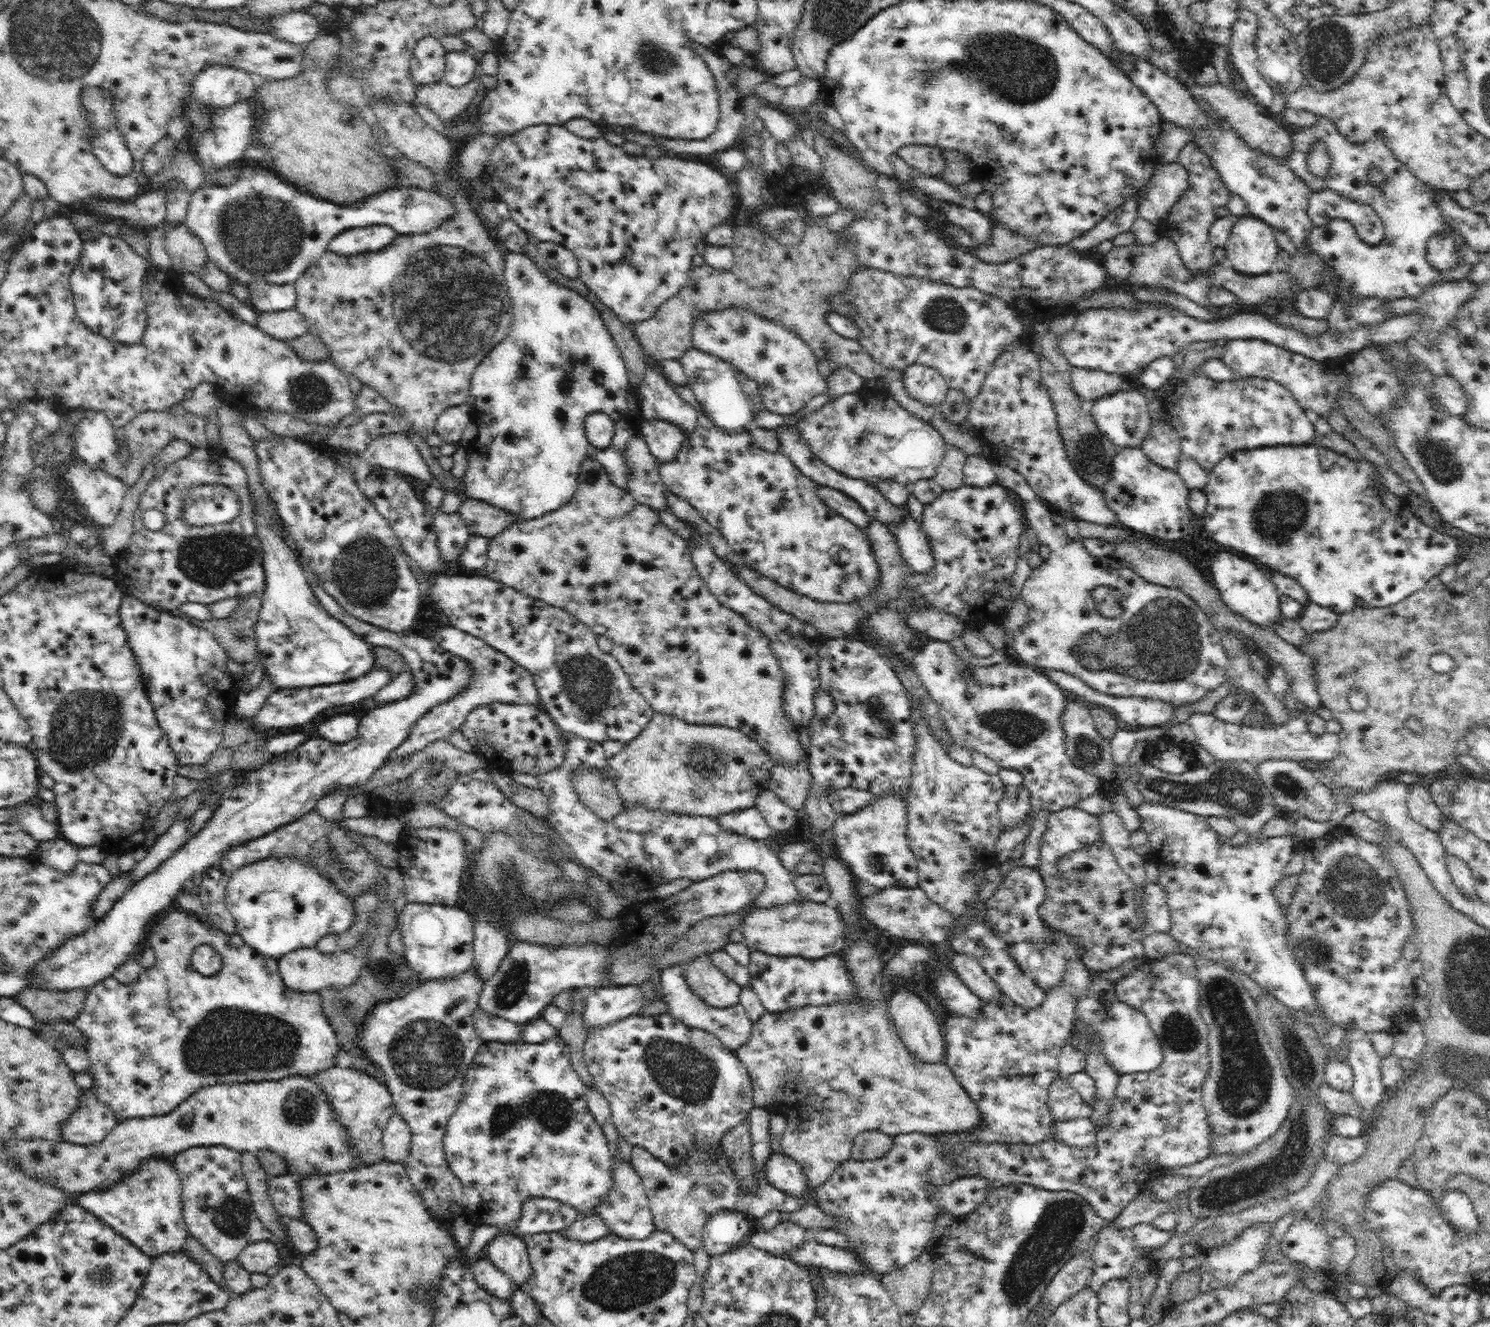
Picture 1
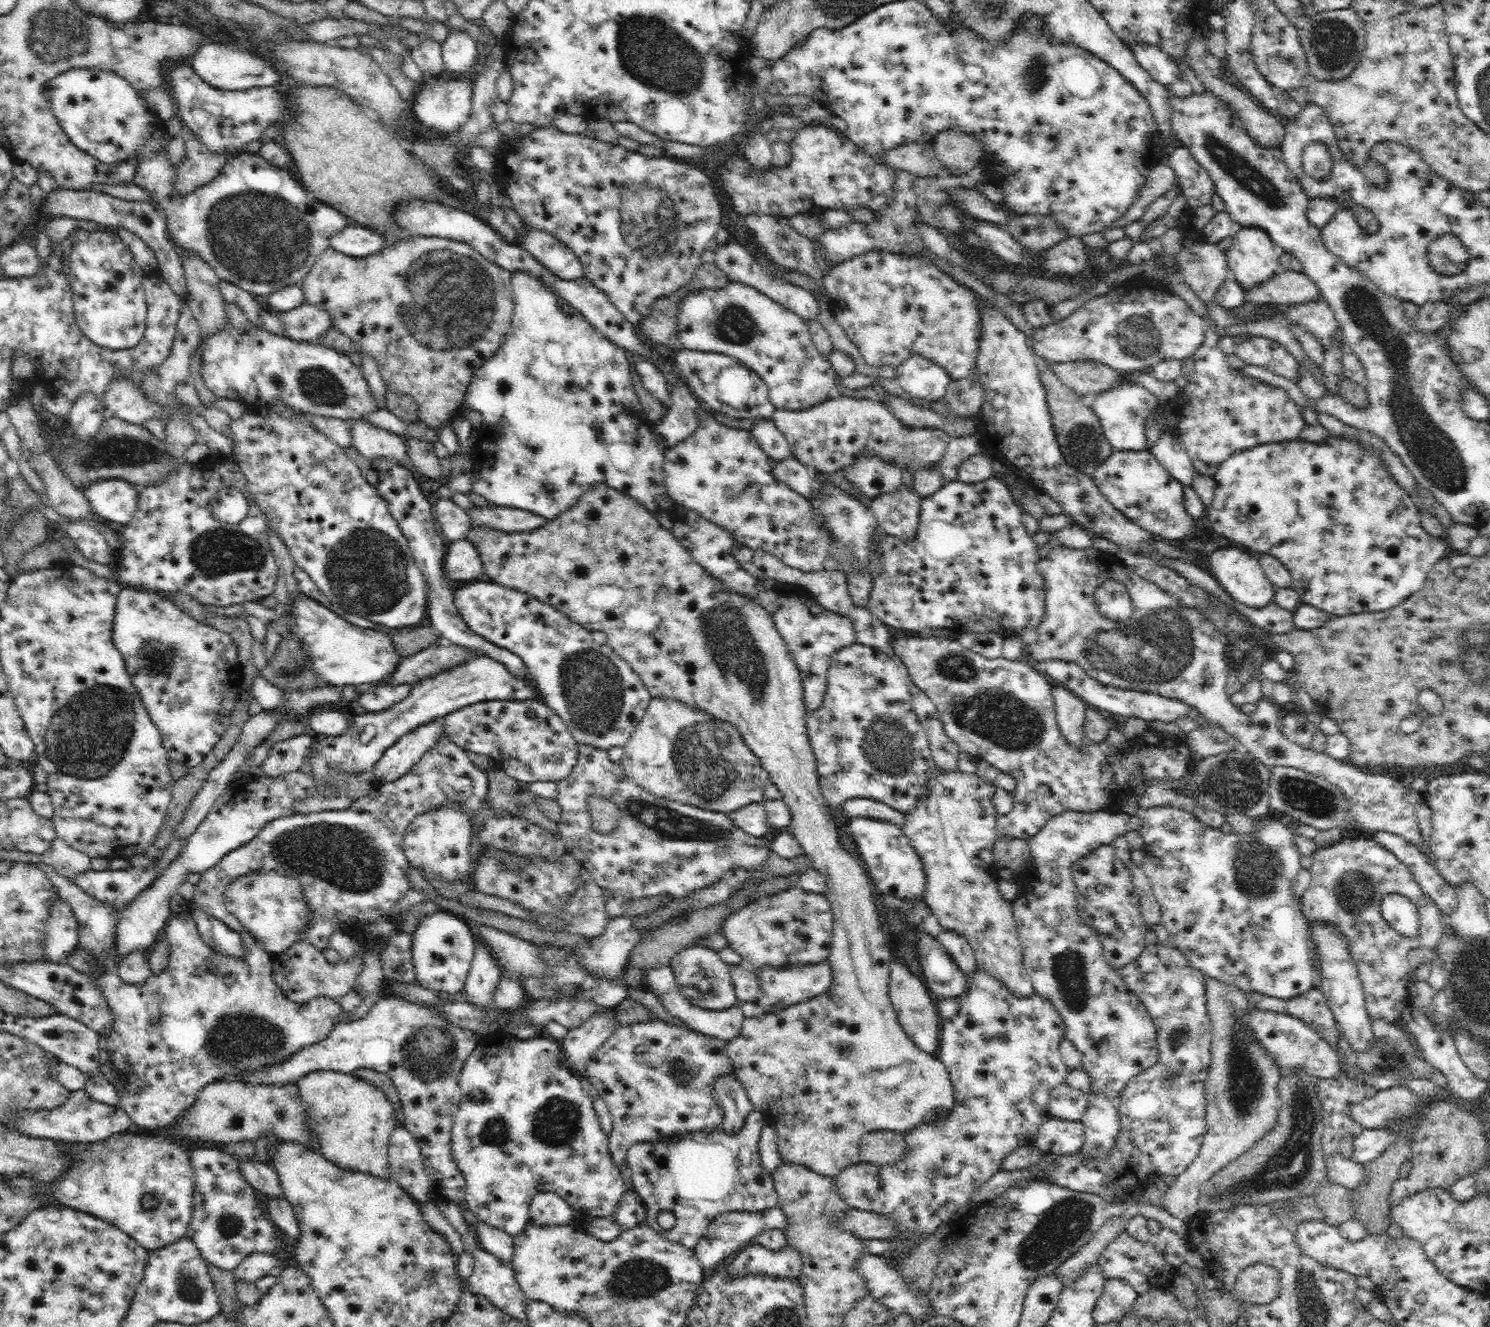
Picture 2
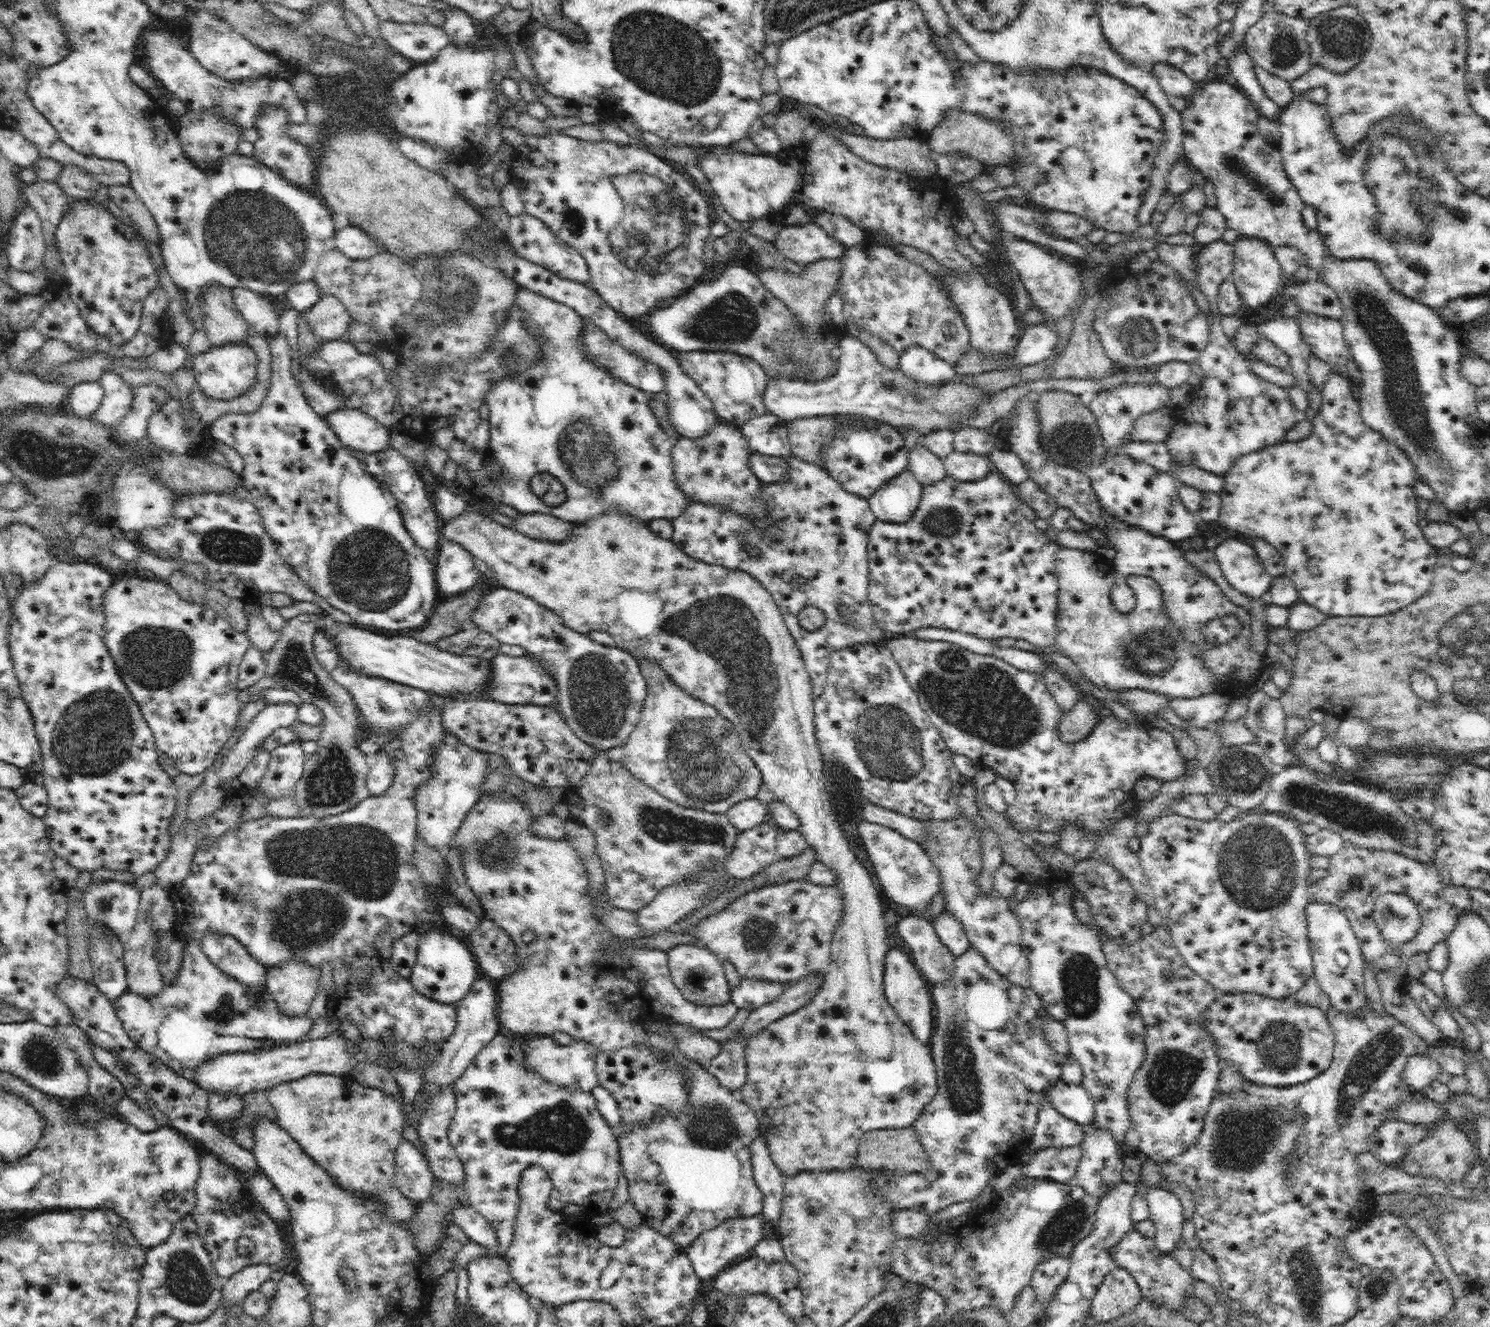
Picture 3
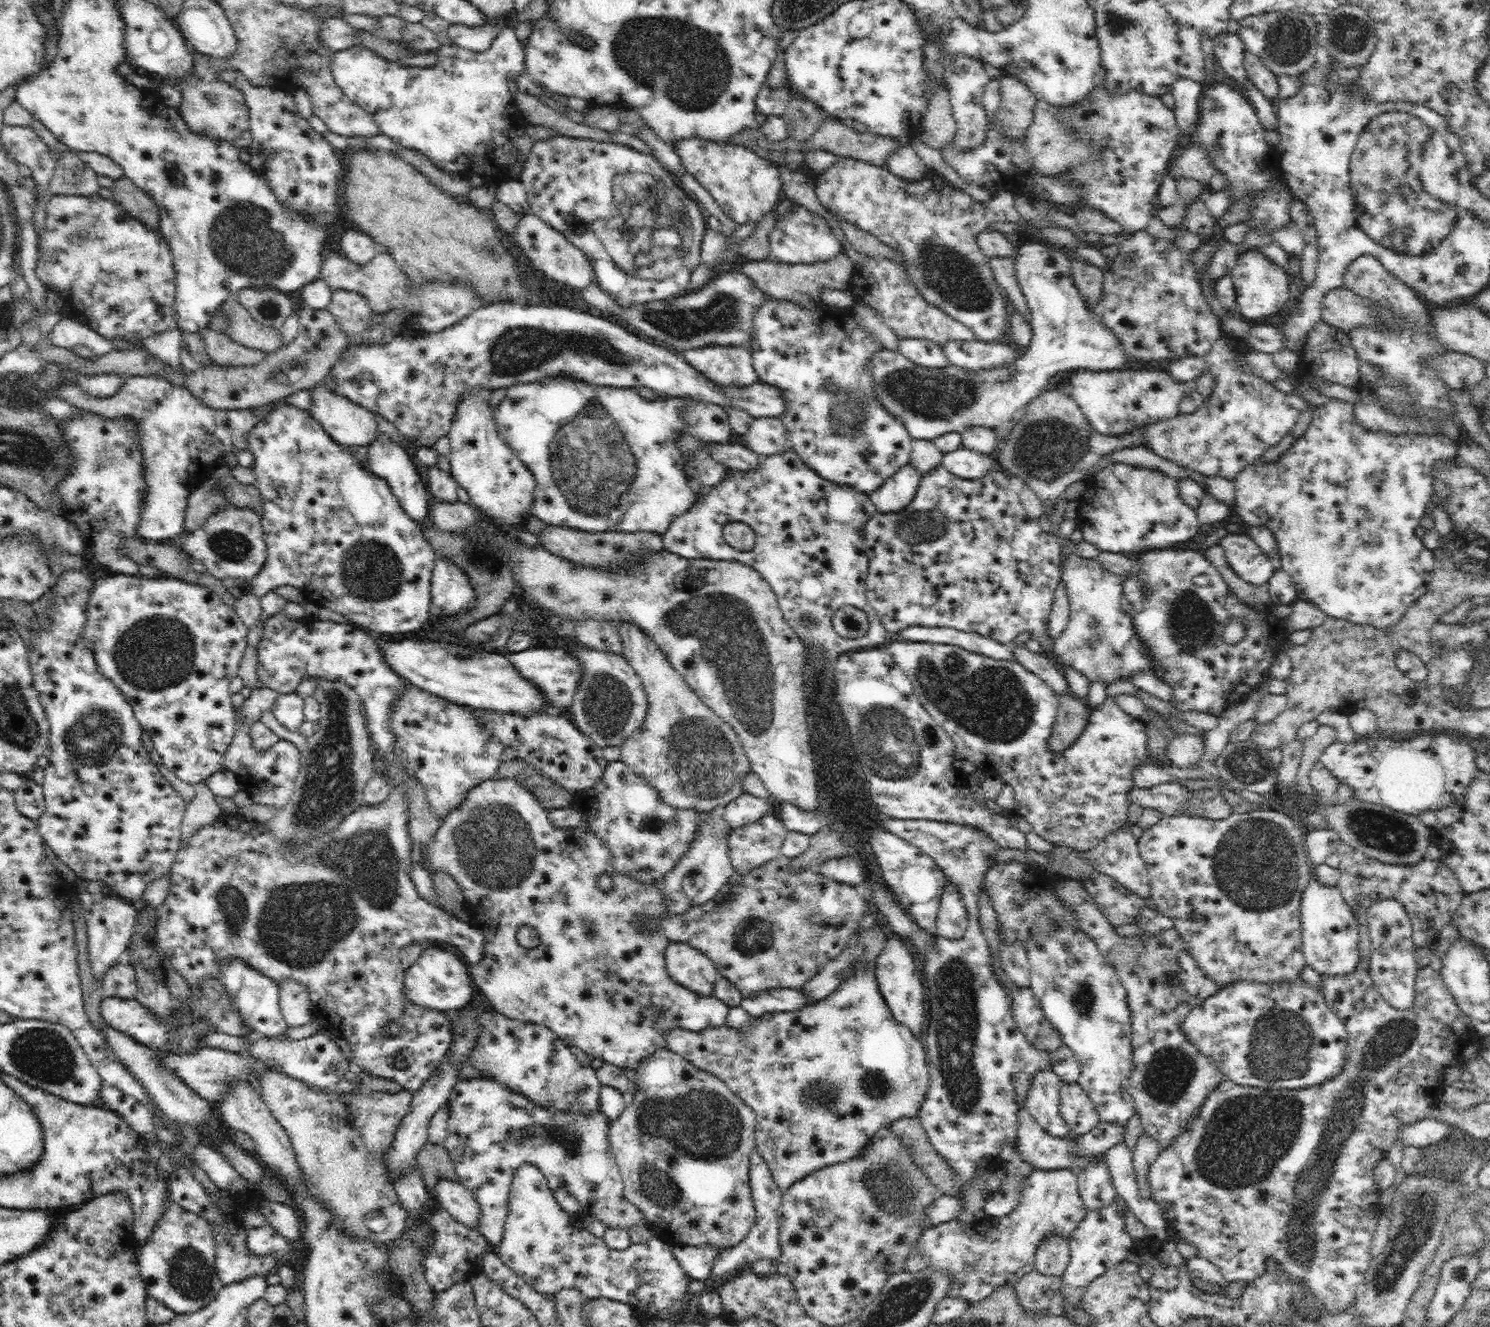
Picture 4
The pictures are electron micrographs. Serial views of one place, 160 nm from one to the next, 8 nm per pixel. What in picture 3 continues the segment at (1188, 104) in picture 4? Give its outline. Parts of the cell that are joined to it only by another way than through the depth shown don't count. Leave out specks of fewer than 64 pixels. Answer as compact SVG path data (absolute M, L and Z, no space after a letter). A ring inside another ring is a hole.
M1160 62L1153 67L1153 75L1158 79L1161 88L1171 96L1182 96L1190 99L1199 85L1186 74L1171 64Z

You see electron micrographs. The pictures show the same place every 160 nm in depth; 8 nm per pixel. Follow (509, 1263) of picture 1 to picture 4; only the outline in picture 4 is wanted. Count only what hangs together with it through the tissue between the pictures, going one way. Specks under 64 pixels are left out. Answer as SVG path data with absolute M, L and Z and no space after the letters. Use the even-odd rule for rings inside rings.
M442 1178L438 1180L434 1194L440 1206L450 1212L454 1220L466 1227L479 1230L481 1209L474 1195L462 1183Z

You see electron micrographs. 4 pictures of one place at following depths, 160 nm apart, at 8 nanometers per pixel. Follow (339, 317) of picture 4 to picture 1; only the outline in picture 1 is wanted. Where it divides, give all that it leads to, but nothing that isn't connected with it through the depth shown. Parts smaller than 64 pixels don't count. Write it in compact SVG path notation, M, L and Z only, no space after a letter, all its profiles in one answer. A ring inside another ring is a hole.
M296 308L280 311L258 312L258 329L274 338L286 340L308 333L306 319Z

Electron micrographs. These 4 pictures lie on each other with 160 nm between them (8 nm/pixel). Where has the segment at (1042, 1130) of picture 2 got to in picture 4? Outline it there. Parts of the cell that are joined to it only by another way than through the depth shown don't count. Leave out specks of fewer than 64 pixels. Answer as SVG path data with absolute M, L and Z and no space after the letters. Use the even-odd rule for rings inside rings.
M1050 1068L1031 1077L1031 1085L1024 1102L1030 1116L1052 1136L1076 1140L1059 1111L1060 1087L1064 1081Z

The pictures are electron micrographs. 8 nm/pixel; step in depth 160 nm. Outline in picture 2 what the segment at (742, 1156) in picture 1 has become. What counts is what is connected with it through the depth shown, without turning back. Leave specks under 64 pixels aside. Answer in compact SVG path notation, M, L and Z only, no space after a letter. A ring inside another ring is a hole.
M735 1073L718 1076L714 1080L713 1092L723 1109L723 1129L728 1134L740 1132L746 1116L754 1109L741 1081Z

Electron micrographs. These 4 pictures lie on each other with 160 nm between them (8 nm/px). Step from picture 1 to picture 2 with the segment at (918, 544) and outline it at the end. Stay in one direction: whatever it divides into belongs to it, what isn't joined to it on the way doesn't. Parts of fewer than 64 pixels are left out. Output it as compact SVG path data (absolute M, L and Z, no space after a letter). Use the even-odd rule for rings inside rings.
M906 485L898 486L894 492L878 494L868 505L876 517L877 524L892 537L913 540L919 528L922 496Z

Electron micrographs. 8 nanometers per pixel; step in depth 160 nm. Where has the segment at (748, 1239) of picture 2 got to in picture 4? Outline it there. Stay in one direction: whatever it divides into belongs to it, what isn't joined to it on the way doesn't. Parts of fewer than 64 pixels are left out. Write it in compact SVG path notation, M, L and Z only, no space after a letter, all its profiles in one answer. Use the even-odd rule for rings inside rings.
M673 1246L673 1255L678 1264L692 1280L705 1281L711 1276L712 1262L722 1252L721 1248L708 1246Z

